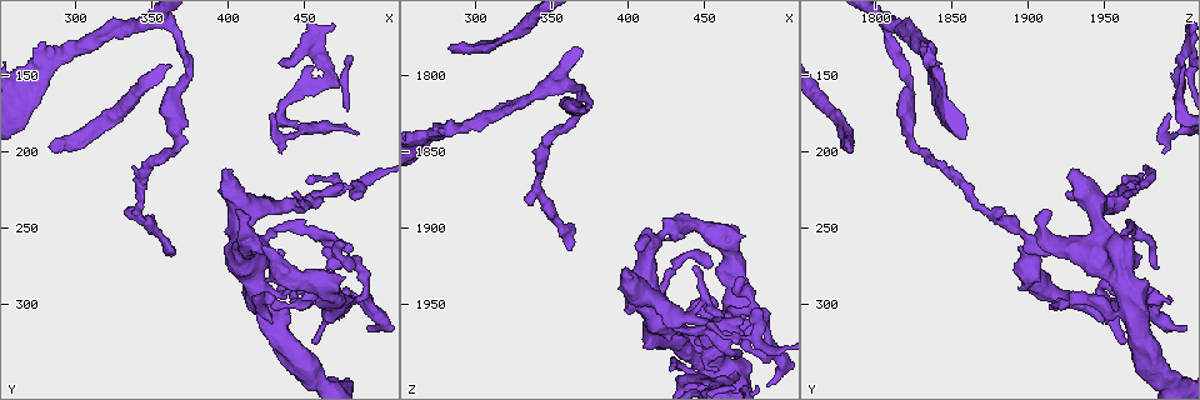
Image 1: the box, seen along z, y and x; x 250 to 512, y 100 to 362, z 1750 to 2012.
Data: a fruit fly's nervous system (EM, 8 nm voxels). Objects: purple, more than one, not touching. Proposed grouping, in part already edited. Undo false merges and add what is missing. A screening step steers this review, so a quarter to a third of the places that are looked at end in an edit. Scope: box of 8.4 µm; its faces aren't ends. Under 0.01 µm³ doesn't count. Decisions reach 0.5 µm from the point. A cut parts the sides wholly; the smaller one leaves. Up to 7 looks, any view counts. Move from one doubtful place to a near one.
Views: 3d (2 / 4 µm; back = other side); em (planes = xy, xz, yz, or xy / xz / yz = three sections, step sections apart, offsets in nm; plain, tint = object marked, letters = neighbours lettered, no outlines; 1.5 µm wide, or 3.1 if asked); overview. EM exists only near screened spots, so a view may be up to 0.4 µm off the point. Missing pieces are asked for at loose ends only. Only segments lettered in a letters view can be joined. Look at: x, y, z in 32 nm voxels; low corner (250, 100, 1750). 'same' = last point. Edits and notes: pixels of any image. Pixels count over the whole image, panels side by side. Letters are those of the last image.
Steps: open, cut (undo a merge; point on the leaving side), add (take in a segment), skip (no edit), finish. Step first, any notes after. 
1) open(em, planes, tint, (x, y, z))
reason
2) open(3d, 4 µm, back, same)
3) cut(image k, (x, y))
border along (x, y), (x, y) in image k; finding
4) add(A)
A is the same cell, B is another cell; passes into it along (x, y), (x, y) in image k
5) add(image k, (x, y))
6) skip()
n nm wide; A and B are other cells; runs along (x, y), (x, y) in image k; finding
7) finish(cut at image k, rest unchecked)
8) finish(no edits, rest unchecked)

open(3d, 4 µm, (458, 298, 1994))
free end

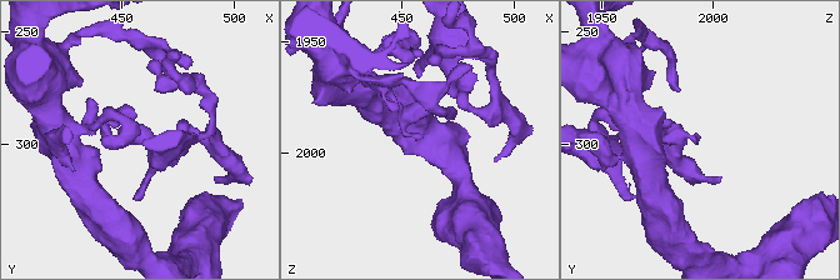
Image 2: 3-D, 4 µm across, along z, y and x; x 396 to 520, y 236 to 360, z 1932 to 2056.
open(em, planes, plain, (460, 299, 1993))
need the tissue

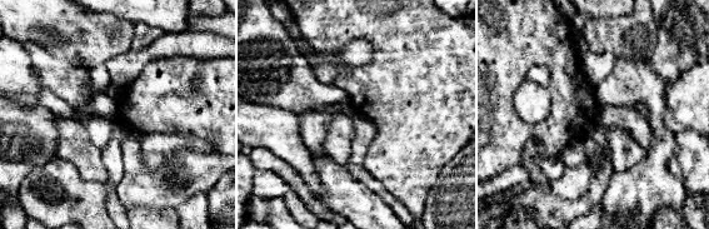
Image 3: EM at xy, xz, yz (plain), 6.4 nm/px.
open(em, planes, letters, same)
see the neighbours

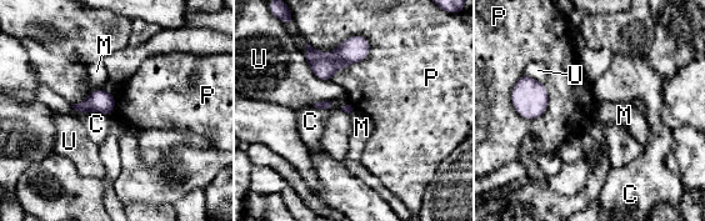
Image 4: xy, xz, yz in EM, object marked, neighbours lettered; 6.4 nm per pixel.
skip()
P touches over 420 nm; C, M, P and U are other cells; border along (306, 43), (363, 35), (370, 51) in image 4; no lettered segment goes on from it

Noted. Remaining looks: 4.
open(em, xy, step 8, tint, (368, 158, 1822))
thick turns thin

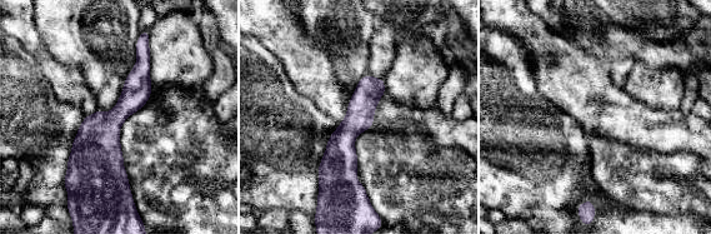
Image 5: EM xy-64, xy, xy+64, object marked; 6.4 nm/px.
open(em, yz, step 4, letters, same)

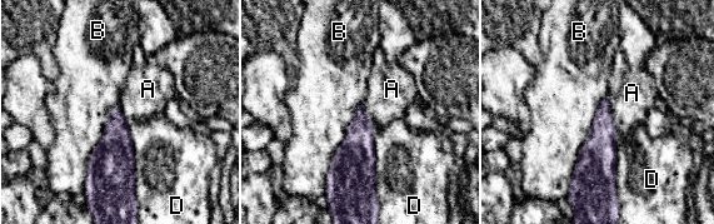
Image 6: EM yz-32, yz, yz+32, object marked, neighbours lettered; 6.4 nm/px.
skip()
140 nm wide; A, B and D are other cells; border along (605, 95), (578, 154), (568, 192) in image 6; one cell here

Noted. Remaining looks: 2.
open(em, xy, step 4, tint, (284, 194, 1784))
free end

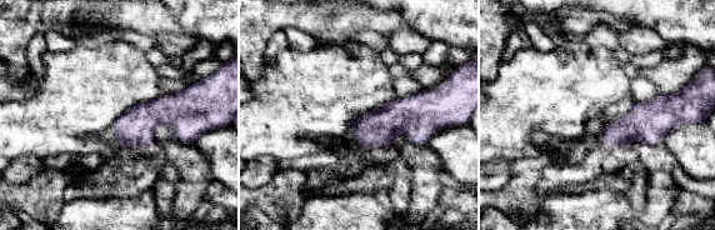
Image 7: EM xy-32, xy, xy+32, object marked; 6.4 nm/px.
open(em, planes, letters, same)
cut it another way

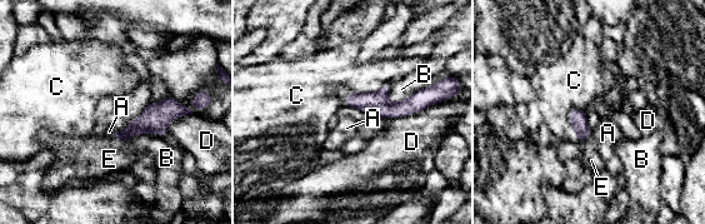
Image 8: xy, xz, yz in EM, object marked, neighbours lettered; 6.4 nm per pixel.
add(E)
E is the same cell, A, B, C and D are other cells; passes into it along (154, 120), (120, 139), (106, 153) in image 8; it goes on there

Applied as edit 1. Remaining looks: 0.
finish(add at image 8, rest unchecked)

